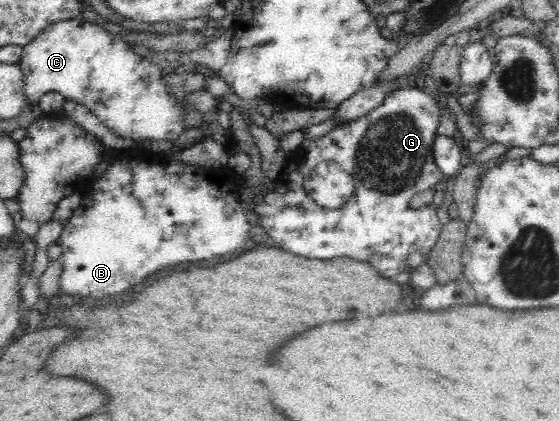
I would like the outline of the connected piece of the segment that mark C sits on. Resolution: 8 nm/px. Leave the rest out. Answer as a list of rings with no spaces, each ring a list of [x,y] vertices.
[[[78,19],[59,21],[47,27],[40,35],[23,47],[19,62],[23,72],[23,88],[29,103],[36,103],[48,91],[62,95],[66,100],[73,99],[89,109],[112,134],[130,139],[135,145],[145,141],[171,141],[192,127],[185,125],[185,109],[177,103],[173,93],[165,84],[165,74],[147,58],[137,55],[132,48],[113,36],[102,27]]]

